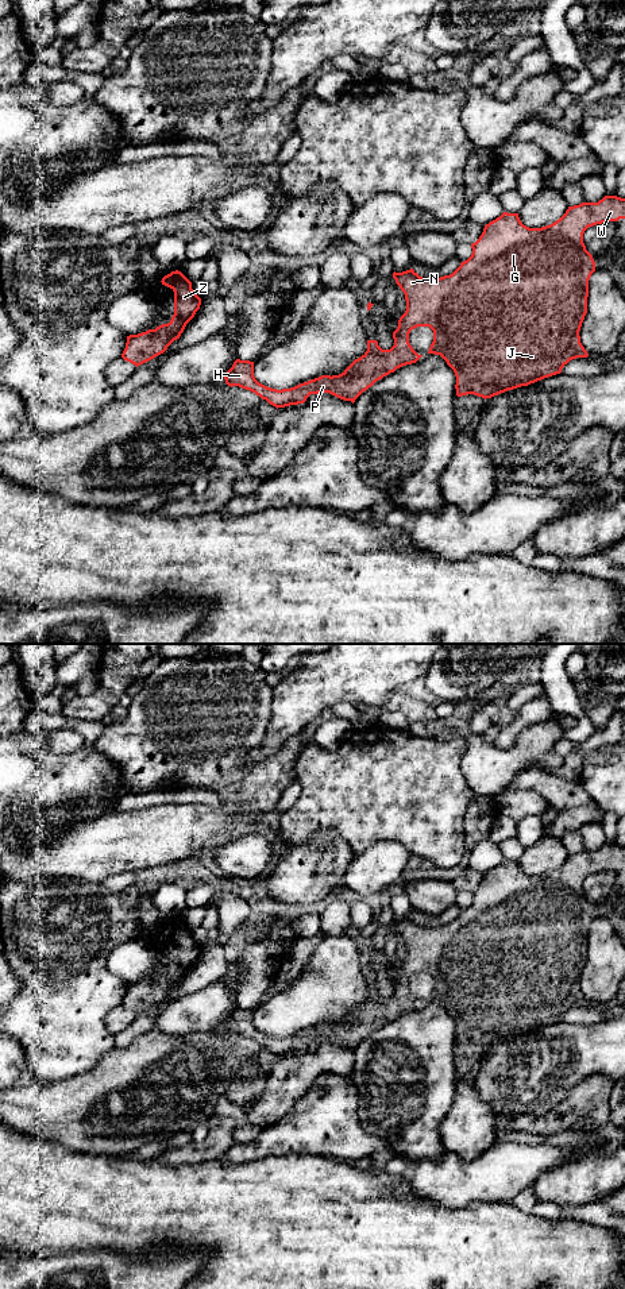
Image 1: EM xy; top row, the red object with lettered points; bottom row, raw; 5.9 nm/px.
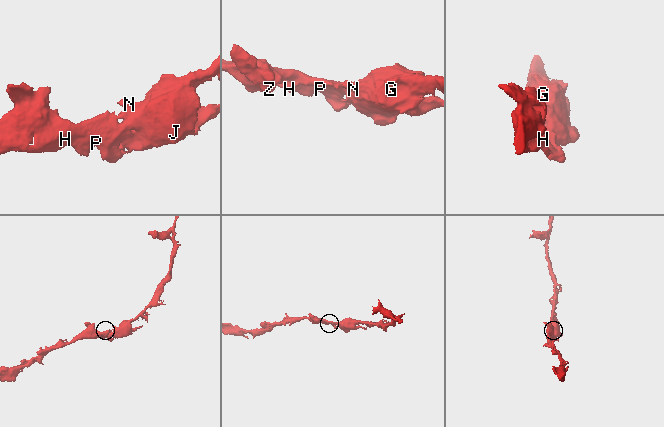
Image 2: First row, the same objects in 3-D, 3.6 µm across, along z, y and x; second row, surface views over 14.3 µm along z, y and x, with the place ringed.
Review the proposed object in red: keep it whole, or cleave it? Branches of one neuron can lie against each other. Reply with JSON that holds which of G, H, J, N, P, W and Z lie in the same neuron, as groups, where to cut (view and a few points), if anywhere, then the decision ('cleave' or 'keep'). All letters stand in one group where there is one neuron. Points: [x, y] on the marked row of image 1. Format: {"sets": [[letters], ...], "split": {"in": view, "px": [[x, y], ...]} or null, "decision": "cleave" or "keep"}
{"sets": [["G", "H", "J", "N", "P", "W", "Z"]], "split": null, "decision": "keep"}

